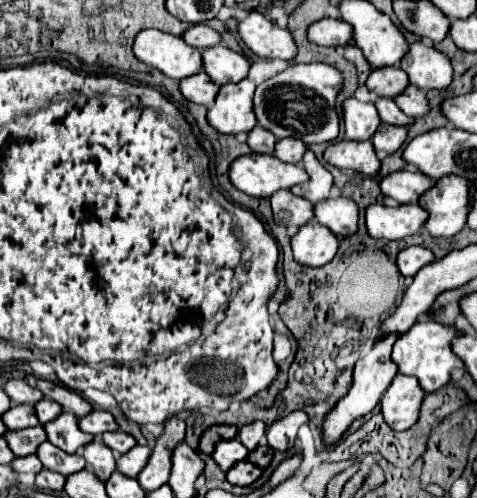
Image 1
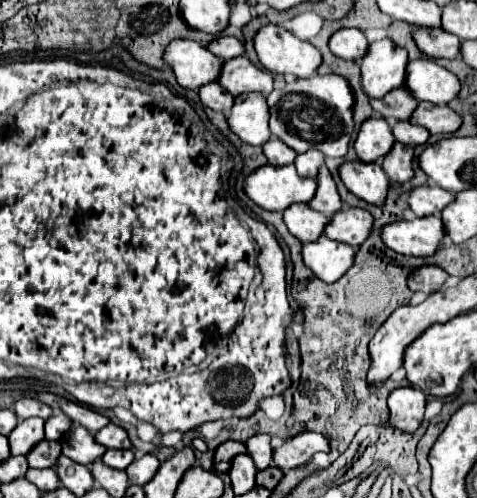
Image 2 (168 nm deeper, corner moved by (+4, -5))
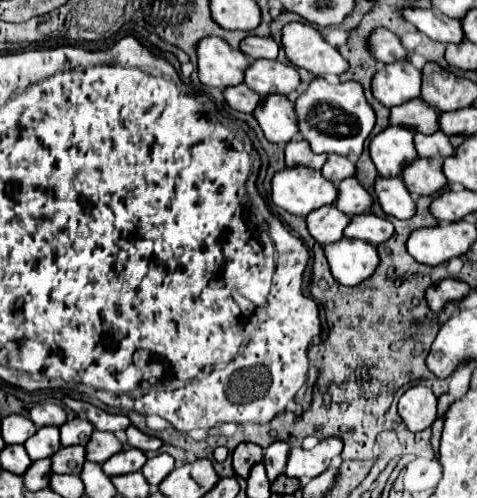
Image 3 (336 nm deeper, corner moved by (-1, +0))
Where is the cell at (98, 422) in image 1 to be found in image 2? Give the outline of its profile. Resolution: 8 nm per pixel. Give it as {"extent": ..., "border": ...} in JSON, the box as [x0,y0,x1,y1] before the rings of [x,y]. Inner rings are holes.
{"extent":[94,423,130,449],"border":[[[114,423],[106,425],[104,429],[100,429],[94,435],[94,441],[98,441],[100,445],[106,445],[108,449],[130,449],[130,439],[126,435],[126,431]]]}

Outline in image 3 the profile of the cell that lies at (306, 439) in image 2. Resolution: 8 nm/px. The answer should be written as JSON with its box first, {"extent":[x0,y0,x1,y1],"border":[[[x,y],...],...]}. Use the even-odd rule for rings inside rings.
{"extent":[285,436,343,482],"border":[[[337,436],[319,442],[311,450],[291,448],[285,474],[289,478],[299,478],[299,480],[307,482],[307,480],[319,476],[319,472],[327,470],[331,460],[341,454],[341,448],[343,448],[343,442]]]}

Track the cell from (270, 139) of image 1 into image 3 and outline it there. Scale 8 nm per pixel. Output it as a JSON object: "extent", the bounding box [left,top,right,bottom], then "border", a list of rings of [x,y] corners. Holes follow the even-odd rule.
{"extent":[285,138,327,170],"border":[[[293,138],[285,146],[285,162],[287,162],[287,166],[307,166],[313,170],[321,170],[323,164],[327,162],[327,156],[311,152],[307,140]]]}

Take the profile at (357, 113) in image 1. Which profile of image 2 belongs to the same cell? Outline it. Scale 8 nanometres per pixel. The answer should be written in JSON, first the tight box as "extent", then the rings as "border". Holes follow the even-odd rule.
{"extent":[354,117,394,163],"border":[[[370,117],[362,123],[354,141],[354,149],[360,161],[378,163],[392,149],[392,143],[394,135],[390,125],[382,121],[382,117]]]}

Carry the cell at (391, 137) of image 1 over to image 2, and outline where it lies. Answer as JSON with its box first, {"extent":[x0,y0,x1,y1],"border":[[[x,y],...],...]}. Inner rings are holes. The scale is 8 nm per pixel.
{"extent":[382,143,414,181],"border":[[[394,143],[394,149],[382,159],[382,169],[390,177],[390,181],[406,181],[412,177],[412,159],[414,159],[414,147]]]}

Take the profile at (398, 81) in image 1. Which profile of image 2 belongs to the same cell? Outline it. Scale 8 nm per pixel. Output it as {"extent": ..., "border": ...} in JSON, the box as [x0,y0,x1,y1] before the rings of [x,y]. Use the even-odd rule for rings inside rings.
{"extent":[370,89,416,121],"border":[[[392,89],[386,93],[386,97],[370,99],[370,105],[374,111],[384,119],[396,119],[396,121],[408,121],[412,111],[416,109],[416,99],[408,89]]]}

